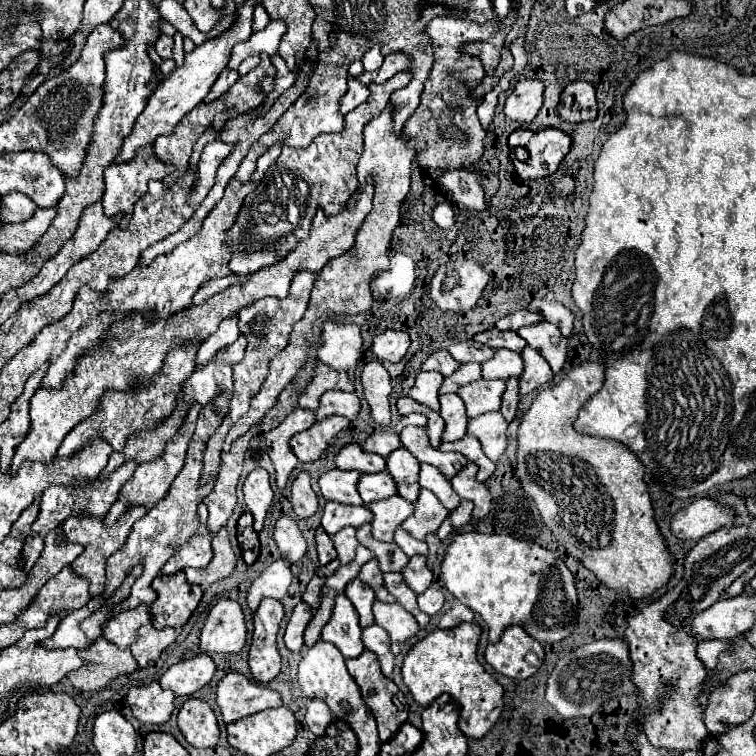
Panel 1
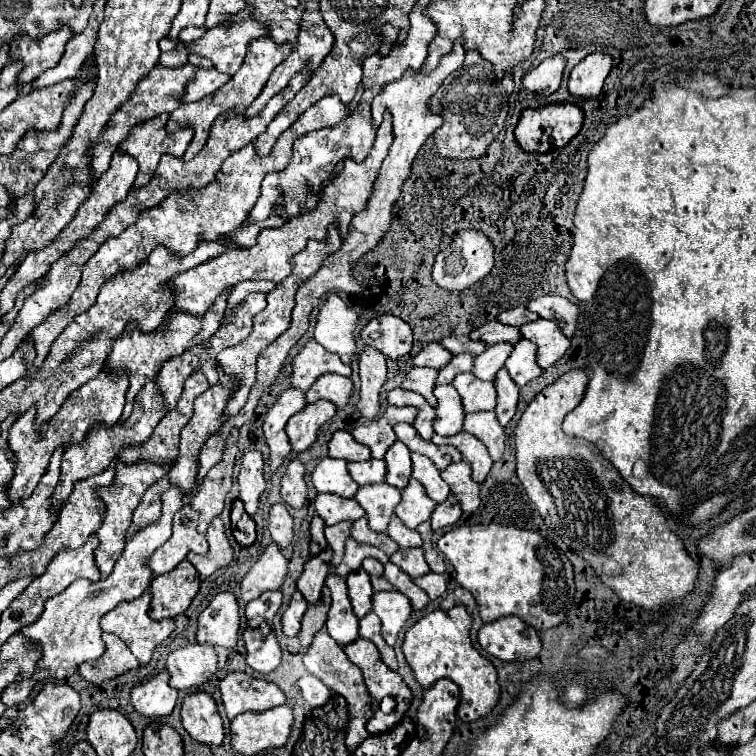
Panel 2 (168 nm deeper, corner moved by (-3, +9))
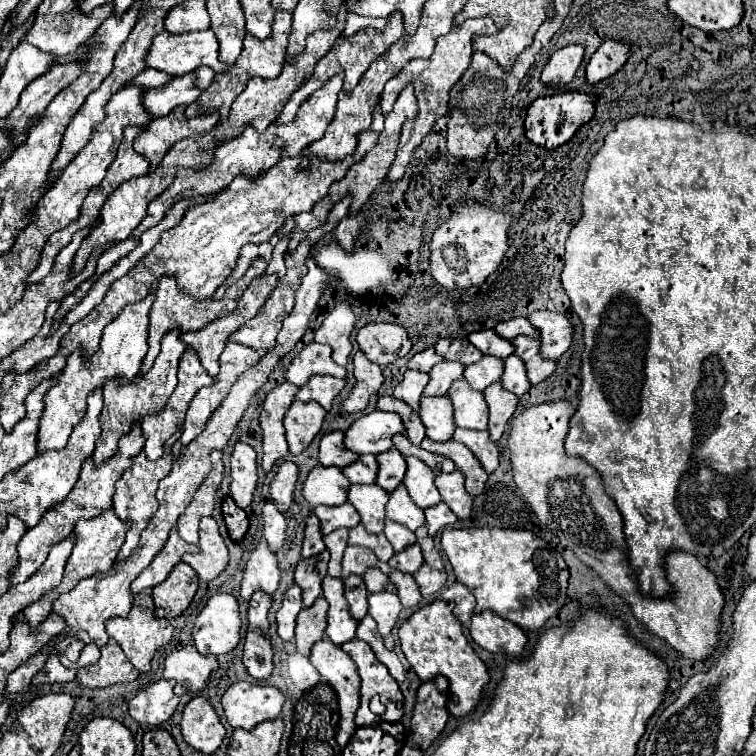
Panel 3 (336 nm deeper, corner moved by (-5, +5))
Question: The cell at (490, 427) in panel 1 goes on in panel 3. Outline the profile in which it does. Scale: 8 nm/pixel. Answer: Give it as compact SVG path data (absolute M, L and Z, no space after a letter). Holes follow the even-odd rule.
M456 429L452 439L466 445L474 457L478 457L480 465L486 473L492 473L498 467L498 447L488 439L488 431L470 431L470 429Z

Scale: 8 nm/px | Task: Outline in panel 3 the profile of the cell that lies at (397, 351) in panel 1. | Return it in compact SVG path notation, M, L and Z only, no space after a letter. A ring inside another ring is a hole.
M368 323L358 331L356 341L360 351L380 367L394 363L410 351L408 333L396 323Z

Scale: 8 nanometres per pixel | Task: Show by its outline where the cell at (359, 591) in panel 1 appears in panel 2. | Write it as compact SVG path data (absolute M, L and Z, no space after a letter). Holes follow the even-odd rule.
M358 569L356 573L350 573L346 577L348 583L348 593L350 593L350 601L354 607L354 613L358 619L362 619L366 613L370 613L370 605L372 605L372 585L370 585L370 577L368 573L364 573L364 569Z

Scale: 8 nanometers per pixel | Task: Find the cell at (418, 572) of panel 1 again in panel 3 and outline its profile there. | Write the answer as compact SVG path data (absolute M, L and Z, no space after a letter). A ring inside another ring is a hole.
M414 543L414 545L410 545L406 551L400 551L400 553L396 553L394 557L390 557L390 561L388 561L388 565L392 567L392 569L398 569L398 571L404 571L404 573L416 573L416 569L420 569L420 565L424 563L424 559L422 559L422 551L420 551L420 547Z

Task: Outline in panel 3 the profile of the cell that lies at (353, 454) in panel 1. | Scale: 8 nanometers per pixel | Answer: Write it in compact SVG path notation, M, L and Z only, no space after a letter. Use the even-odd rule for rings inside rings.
M330 431L322 437L320 453L318 453L320 465L324 465L324 467L334 465L334 467L342 469L342 467L354 463L354 459L358 459L358 455L344 447L344 433L342 431Z

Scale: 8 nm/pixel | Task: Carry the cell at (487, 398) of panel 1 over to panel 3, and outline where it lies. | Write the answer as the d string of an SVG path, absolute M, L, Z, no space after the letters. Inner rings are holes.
M458 379L448 389L448 399L454 407L454 423L462 429L486 429L488 409L480 391L468 387L464 379Z

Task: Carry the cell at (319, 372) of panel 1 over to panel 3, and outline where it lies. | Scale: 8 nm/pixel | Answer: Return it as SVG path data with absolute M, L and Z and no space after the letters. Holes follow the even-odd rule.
M312 341L306 345L290 363L286 371L286 381L294 385L304 385L312 375L332 375L332 377L346 377L346 369L332 361L332 349L328 345L320 345Z

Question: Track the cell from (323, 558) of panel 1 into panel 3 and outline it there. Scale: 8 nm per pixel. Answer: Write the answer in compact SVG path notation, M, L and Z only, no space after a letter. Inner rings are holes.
M310 515L306 519L302 557L314 557L322 551L324 551L324 541L322 541L322 533L320 533L320 521L318 521L316 515Z

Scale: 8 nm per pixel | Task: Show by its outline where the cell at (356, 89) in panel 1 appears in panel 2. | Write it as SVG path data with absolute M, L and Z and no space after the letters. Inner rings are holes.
M362 83L358 85L354 99L347 105L344 105L338 97L326 97L320 103L312 105L312 109L306 109L298 121L296 121L296 133L294 129L286 129L276 145L272 147L272 153L268 157L258 157L254 153L254 145L248 143L246 147L242 147L240 151L232 153L220 167L216 179L202 191L188 191L188 193L172 193L168 197L168 201L164 199L158 207L154 209L146 209L136 225L132 225L132 229L126 229L122 235L118 237L110 237L96 253L92 259L88 259L88 265L84 265L84 273L82 273L82 281L76 289L76 293L72 293L68 305L64 305L64 309L54 311L50 317L46 317L46 321L42 321L40 325L36 325L36 329L32 329L32 333L28 335L28 339L34 343L36 349L36 359L28 365L26 377L32 377L36 373L36 369L42 365L42 361L46 359L50 345L54 343L54 339L62 333L62 329L82 311L90 309L96 301L96 295L100 291L100 287L112 279L114 275L128 271L128 269L136 269L136 265L140 265L142 261L146 261L152 253L152 249L156 249L156 245L164 245L170 253L176 255L188 255L192 253L192 249L196 249L196 245L200 241L220 241L220 243L230 243L232 239L232 231L236 231L242 221L246 219L248 211L254 207L256 199L260 197L260 183L264 179L266 173L270 171L280 171L288 165L288 161L292 159L292 143L296 137L308 133L308 131L316 131L322 127L332 127L338 121L342 121L344 117L348 117L352 111L358 106L362 97Z

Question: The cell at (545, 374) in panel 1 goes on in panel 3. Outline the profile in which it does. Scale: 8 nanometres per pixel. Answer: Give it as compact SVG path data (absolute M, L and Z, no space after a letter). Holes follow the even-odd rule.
M516 355L506 357L506 361L504 361L504 375L502 375L500 383L502 383L502 387L506 391L514 393L516 397L522 397L530 389L528 377L526 377L526 367L524 367L520 357L516 357Z

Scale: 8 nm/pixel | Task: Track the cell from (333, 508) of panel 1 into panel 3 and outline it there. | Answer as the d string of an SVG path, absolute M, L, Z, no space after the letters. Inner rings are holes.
M350 503L336 505L336 507L320 505L318 509L314 509L314 515L320 519L322 535L328 535L330 531L340 529L340 527L352 529L352 527L356 527L360 523L360 515Z

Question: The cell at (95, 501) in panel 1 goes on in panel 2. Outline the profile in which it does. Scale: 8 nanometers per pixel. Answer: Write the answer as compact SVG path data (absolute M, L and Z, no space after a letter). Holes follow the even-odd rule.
M148 381L144 385L144 389L138 393L136 397L136 403L134 403L134 411L132 415L124 421L124 423L118 423L110 429L104 429L100 425L96 425L96 429L92 429L92 433L88 435L88 439L82 443L82 445L72 445L64 451L62 455L62 473L60 473L60 481L50 497L50 503L52 503L52 513L54 515L60 515L60 509L62 509L62 501L68 499L68 493L72 493L72 485L80 479L86 479L86 477L92 477L92 475L98 475L98 473L104 473L104 469L108 469L108 465L120 455L120 451L128 445L128 447L138 447L142 445L144 441L148 441L148 437L152 435L154 427L158 425L158 421L166 415L166 403L160 395L160 391L156 389L156 383L154 381Z

